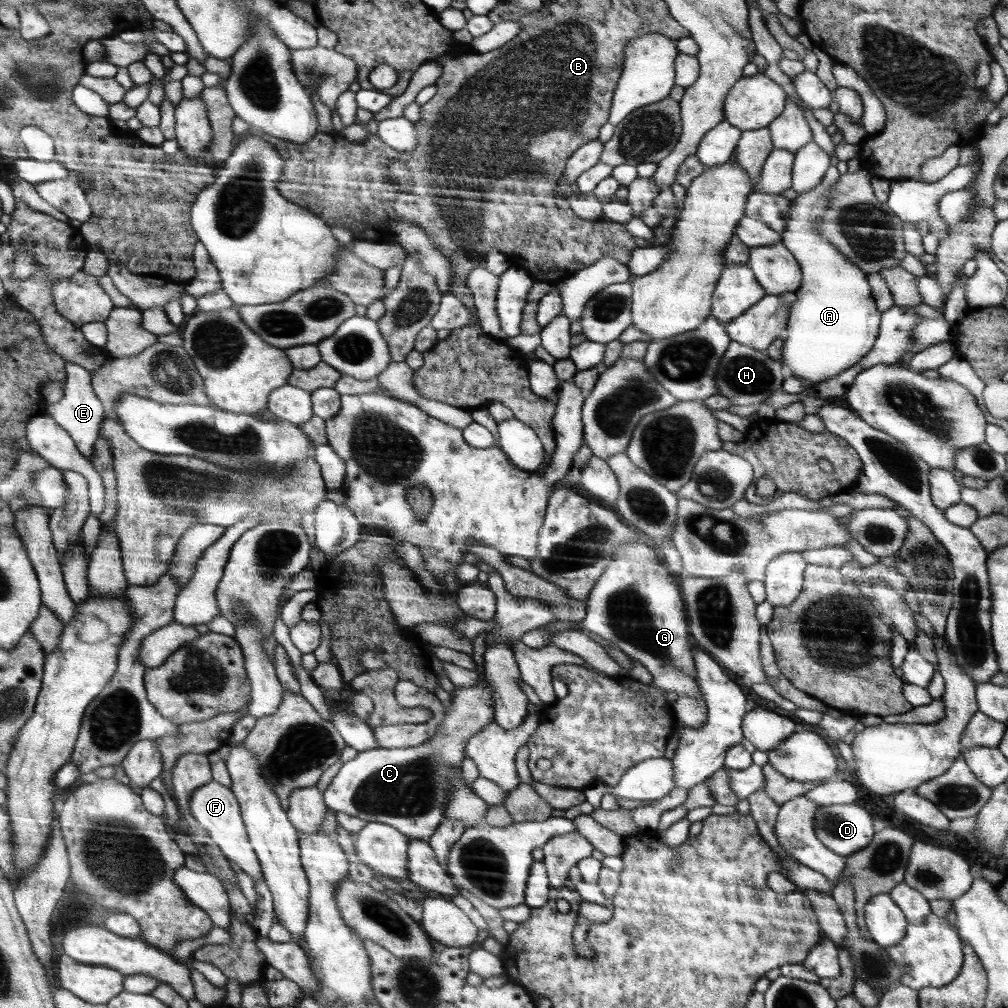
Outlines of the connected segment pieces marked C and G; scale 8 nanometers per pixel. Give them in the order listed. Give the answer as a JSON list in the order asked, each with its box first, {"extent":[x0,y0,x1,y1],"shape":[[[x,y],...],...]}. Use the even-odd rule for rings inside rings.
[{"extent":[323,675,495,839],"shape":[[[483,675],[473,686],[455,686],[450,704],[439,722],[439,729],[424,744],[359,751],[353,760],[342,764],[323,794],[328,810],[358,816],[367,823],[392,826],[414,839],[430,839],[440,828],[446,806],[450,805],[448,779],[454,769],[461,769],[467,742],[495,720],[493,686]]]},{"extent":[581,540,703,700],"shape":[[[633,540],[619,546],[585,602],[587,611],[581,622],[582,628],[610,640],[630,658],[644,665],[653,676],[651,685],[674,691],[679,696],[703,700],[695,681],[698,672],[694,652],[688,648],[688,622],[680,588],[666,566],[660,564],[648,541]]]}]

